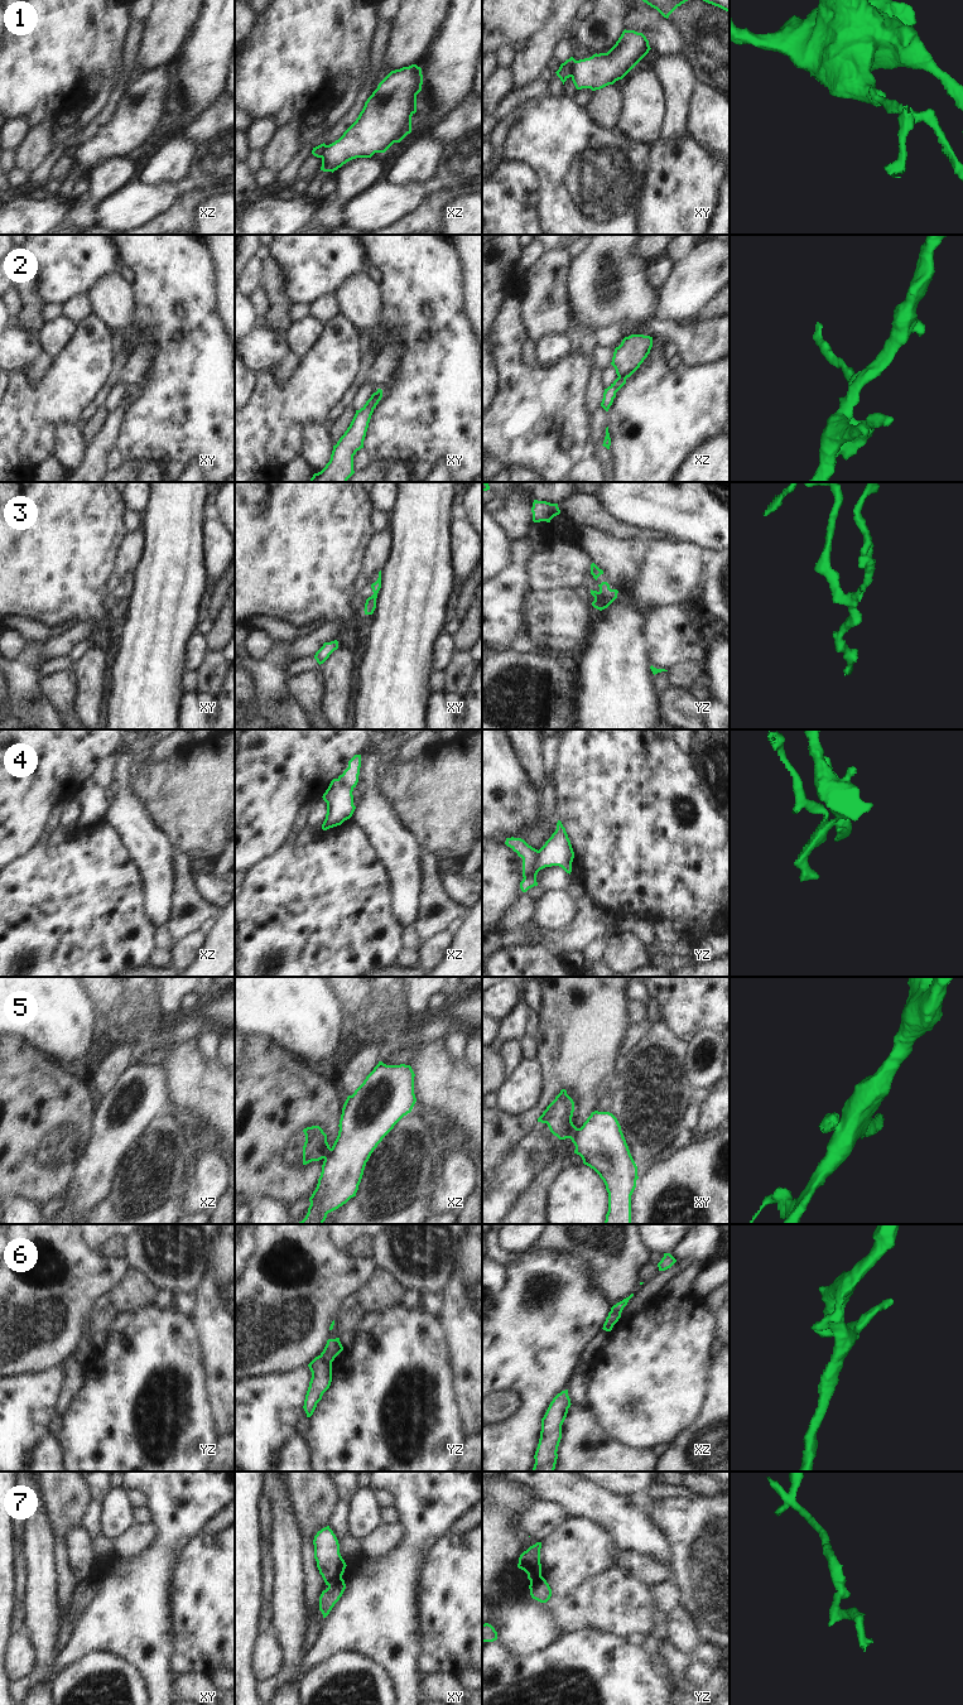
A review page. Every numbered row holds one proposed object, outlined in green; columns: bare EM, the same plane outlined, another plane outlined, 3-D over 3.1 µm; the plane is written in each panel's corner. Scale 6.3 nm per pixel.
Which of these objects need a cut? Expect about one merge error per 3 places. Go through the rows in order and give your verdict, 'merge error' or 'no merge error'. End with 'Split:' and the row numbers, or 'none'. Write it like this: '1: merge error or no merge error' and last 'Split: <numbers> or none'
1: merge error
2: merge error
3: no merge error
4: merge error
5: merge error
6: no merge error
7: merge error
Split: 1, 2, 4, 5, 7

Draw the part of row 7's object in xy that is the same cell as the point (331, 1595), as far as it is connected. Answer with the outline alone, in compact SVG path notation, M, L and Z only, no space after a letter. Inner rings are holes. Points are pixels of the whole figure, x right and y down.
M340 1579L322 1591L319 1596L319 1610L322 1612L323 1618L326 1618L329 1614L334 1604L342 1596L345 1589L346 1589L345 1580Z

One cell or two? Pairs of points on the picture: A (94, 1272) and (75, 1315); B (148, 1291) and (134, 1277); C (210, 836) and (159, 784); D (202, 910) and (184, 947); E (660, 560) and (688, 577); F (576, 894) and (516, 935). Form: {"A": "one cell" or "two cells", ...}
{"A": "one cell", "B": "one cell", "C": "one cell", "D": "two cells", "E": "one cell", "F": "one cell"}

